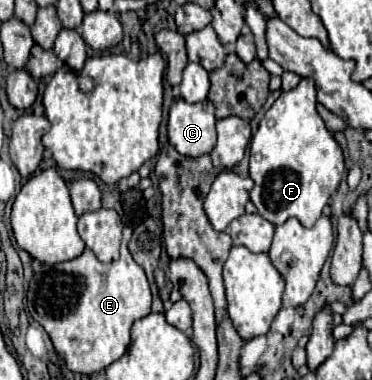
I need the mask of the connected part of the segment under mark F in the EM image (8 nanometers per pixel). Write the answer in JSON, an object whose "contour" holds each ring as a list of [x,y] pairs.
{"contour":[[[301,79],[295,89],[279,95],[253,135],[249,155],[249,177],[255,183],[249,197],[259,215],[273,225],[297,217],[303,227],[313,227],[345,171],[343,151],[317,113],[315,81]]]}

